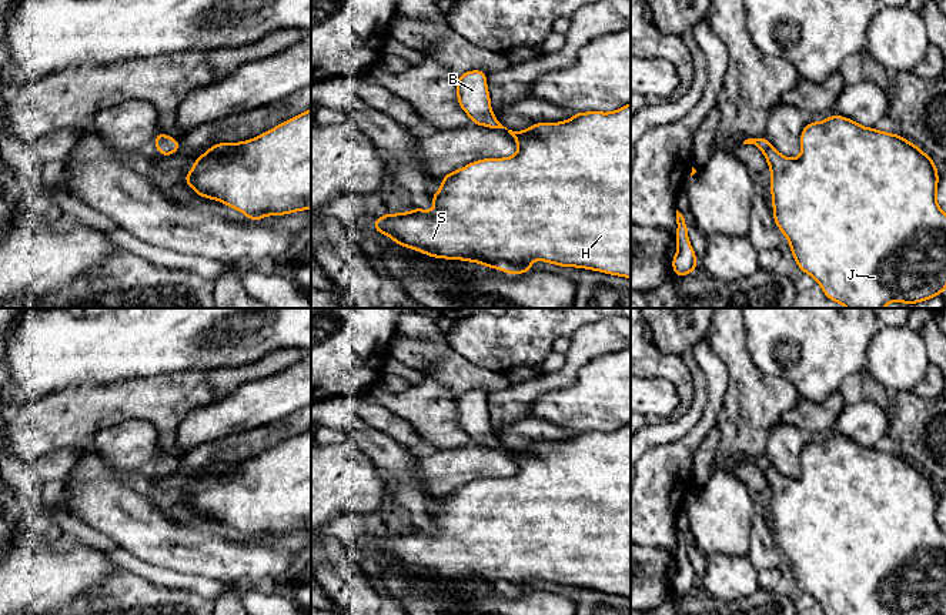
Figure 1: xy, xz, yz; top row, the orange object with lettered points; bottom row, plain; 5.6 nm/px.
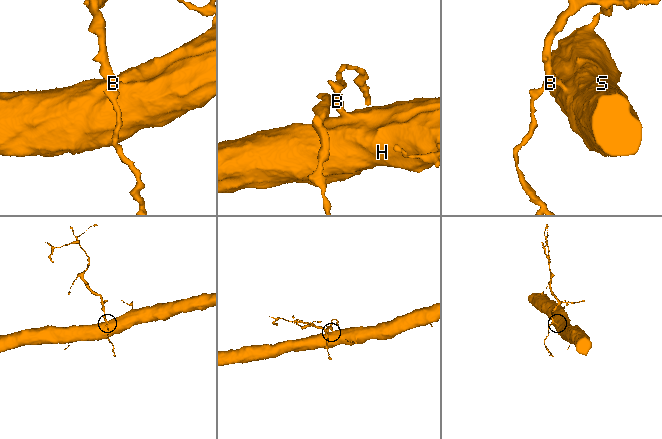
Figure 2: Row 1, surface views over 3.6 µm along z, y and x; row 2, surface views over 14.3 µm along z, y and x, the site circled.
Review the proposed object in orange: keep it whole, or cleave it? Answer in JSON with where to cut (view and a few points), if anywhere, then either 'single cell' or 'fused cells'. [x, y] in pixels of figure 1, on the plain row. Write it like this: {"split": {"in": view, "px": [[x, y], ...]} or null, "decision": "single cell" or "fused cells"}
{"split": null, "decision": "single cell"}

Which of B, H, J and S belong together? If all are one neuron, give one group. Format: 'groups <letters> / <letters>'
groups B H J S

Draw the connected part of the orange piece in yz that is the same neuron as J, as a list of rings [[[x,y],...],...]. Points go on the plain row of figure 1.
[[[832,434],[823,442],[810,441],[800,452],[802,474],[799,478],[783,477],[768,458],[748,458],[743,464],[755,464],[766,477],[772,491],[770,512],[773,539],[789,559],[790,571],[799,588],[812,595],[825,615],[939,615],[946,609],[946,534],[936,521],[939,492],[936,482],[917,465],[899,454],[868,448],[843,435]]]

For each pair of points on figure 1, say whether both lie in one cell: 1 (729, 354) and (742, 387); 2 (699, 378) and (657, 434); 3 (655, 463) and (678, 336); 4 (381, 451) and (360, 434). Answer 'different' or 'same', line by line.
1: same
2: same
3: different
4: same

